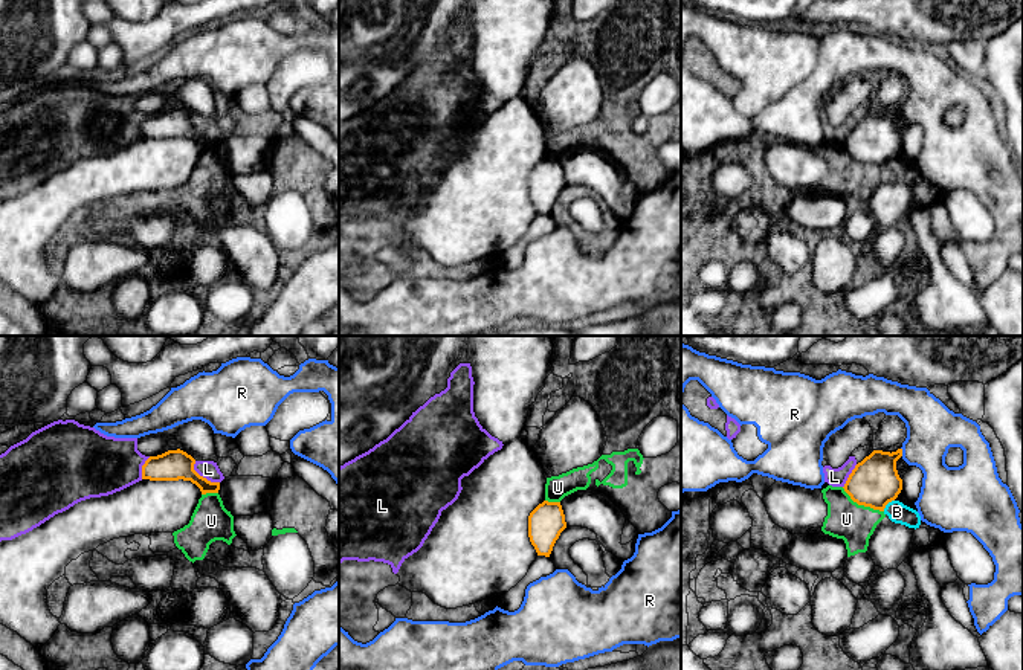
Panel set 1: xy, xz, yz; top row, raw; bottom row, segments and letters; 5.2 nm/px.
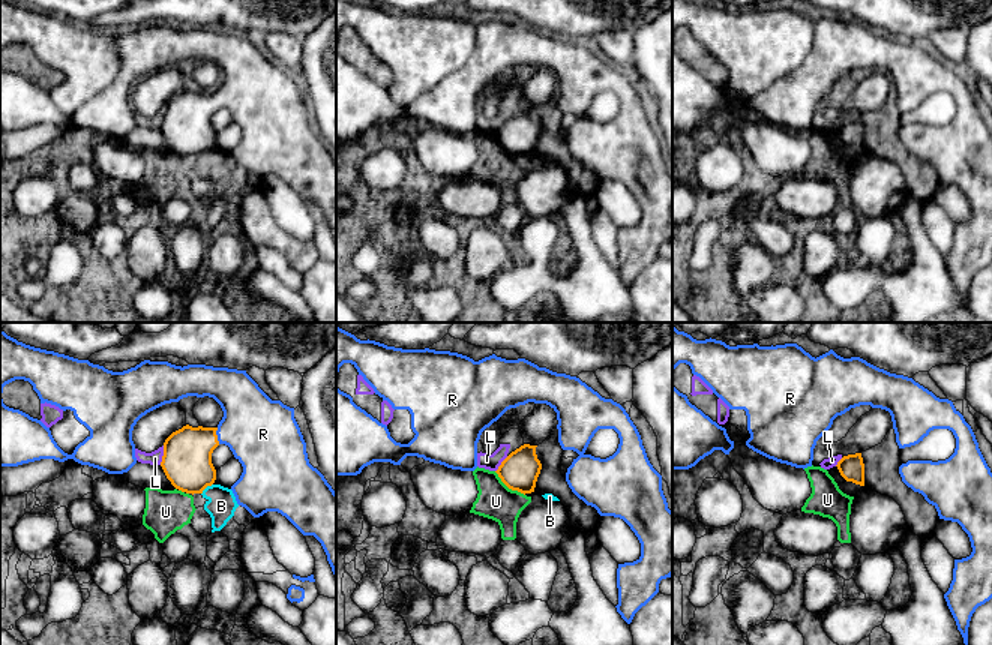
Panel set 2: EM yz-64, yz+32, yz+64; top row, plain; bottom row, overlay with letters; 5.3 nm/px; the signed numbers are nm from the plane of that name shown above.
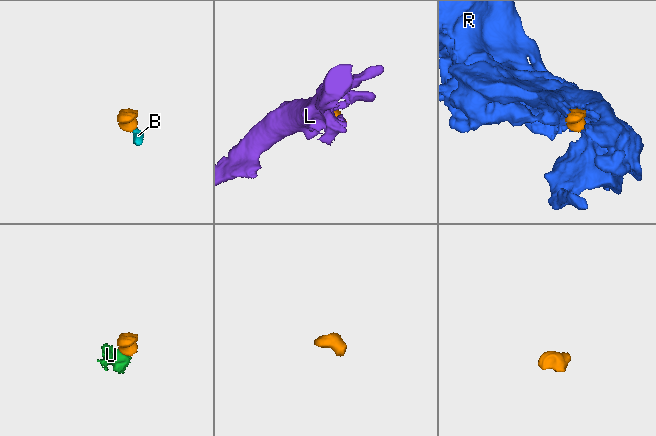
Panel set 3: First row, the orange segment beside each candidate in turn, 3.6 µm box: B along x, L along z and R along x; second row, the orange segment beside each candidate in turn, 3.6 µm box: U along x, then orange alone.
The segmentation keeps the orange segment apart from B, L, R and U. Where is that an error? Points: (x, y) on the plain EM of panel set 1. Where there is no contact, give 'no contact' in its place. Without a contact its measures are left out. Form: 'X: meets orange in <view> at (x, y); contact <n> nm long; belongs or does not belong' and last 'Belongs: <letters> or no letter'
B: meets orange in yz at (887, 161); contact 90 nm long; does not belong
L: meets orange in xy at (202, 135); contact 180 nm long; does not belong
R: meets orange in yz at (901, 110); contact 50 nm long; belongs
U: meets orange in yz at (861, 162); contact 260 nm long; does not belong
Belongs: R

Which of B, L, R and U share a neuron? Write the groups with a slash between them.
B U / L / R

